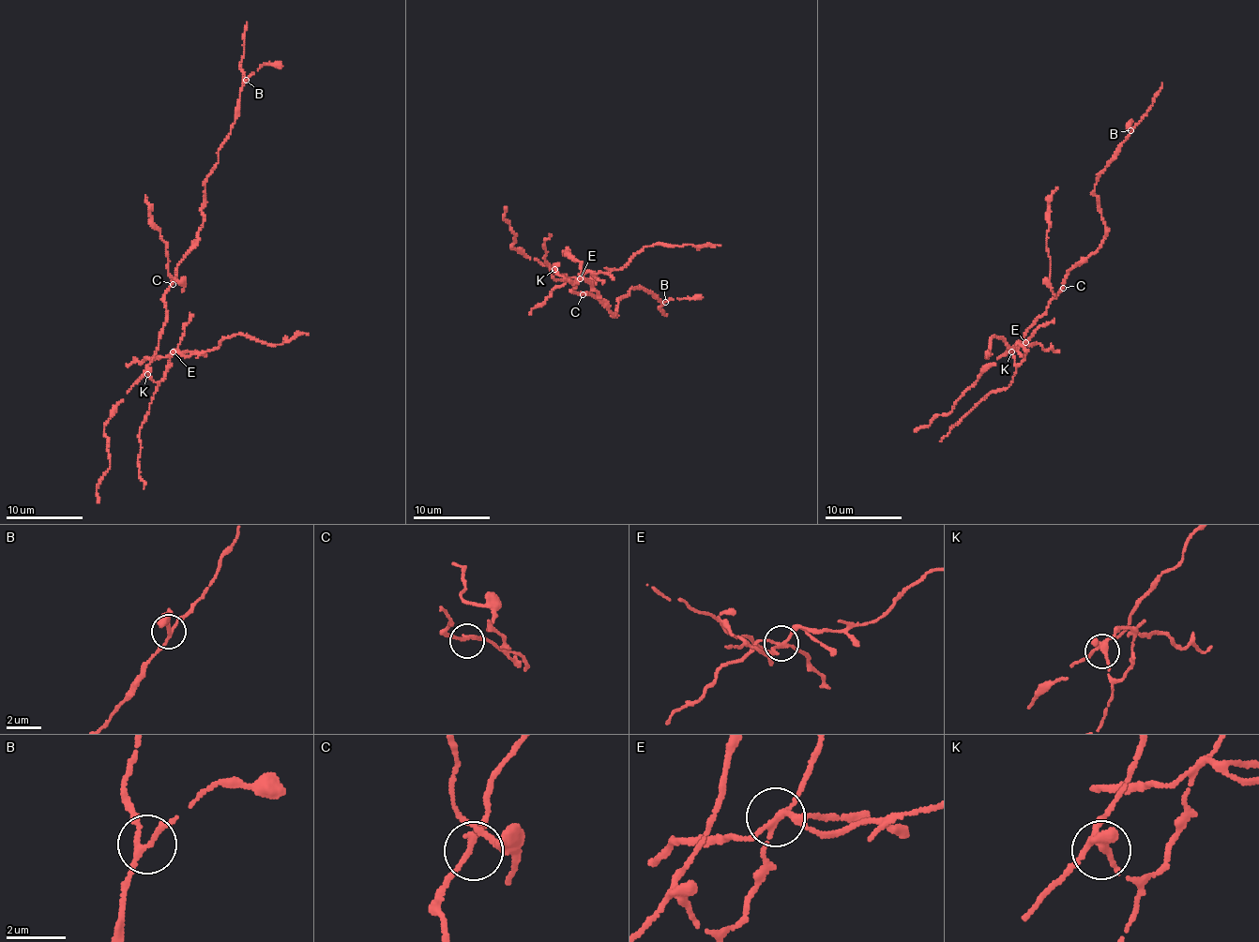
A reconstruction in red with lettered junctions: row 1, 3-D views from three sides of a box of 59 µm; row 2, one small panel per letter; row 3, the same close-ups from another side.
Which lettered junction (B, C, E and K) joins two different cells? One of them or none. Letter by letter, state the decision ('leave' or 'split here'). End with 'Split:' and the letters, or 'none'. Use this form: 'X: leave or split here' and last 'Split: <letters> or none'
B: leave
C: leave
E: split here
K: leave
Split: E

